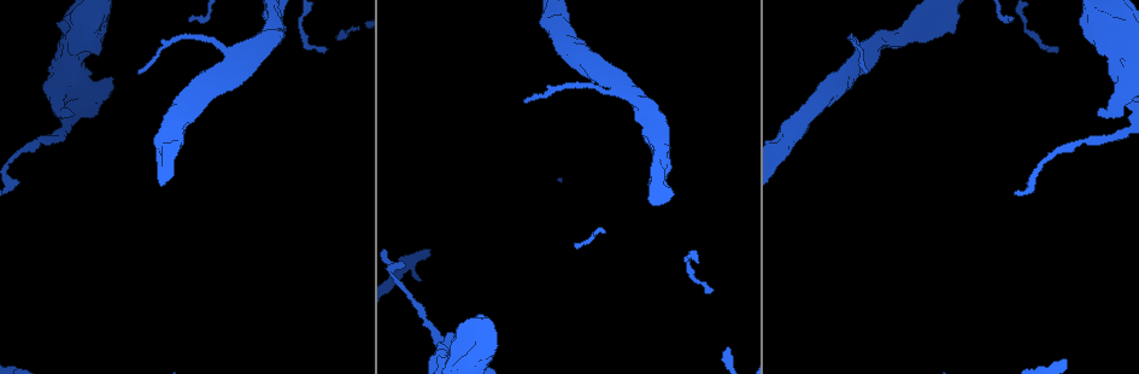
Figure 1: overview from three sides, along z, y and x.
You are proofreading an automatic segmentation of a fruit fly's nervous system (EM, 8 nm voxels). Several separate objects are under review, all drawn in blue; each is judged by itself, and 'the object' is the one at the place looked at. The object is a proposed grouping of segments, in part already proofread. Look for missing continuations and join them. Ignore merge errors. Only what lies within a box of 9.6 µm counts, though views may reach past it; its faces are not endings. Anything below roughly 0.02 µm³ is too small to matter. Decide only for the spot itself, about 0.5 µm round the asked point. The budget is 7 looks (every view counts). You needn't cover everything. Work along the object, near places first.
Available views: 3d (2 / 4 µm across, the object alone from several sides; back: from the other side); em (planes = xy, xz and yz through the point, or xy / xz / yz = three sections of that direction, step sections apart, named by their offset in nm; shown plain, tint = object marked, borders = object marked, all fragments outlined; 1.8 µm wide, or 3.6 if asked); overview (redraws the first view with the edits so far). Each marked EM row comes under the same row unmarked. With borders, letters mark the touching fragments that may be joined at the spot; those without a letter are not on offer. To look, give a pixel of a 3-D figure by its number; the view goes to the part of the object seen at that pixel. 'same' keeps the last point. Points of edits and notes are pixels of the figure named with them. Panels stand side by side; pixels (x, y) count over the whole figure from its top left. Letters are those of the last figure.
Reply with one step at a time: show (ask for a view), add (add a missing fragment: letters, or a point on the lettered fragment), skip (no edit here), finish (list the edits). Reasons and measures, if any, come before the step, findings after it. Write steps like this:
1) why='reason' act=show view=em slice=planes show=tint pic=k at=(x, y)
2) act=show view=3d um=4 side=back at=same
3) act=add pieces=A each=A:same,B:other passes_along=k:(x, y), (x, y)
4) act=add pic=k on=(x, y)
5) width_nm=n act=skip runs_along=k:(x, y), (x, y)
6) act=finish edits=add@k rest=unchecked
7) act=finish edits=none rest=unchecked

why='sudden change in width' act=show view=em slice=xz step=8 show=tint pic=1 at=(858, 44)

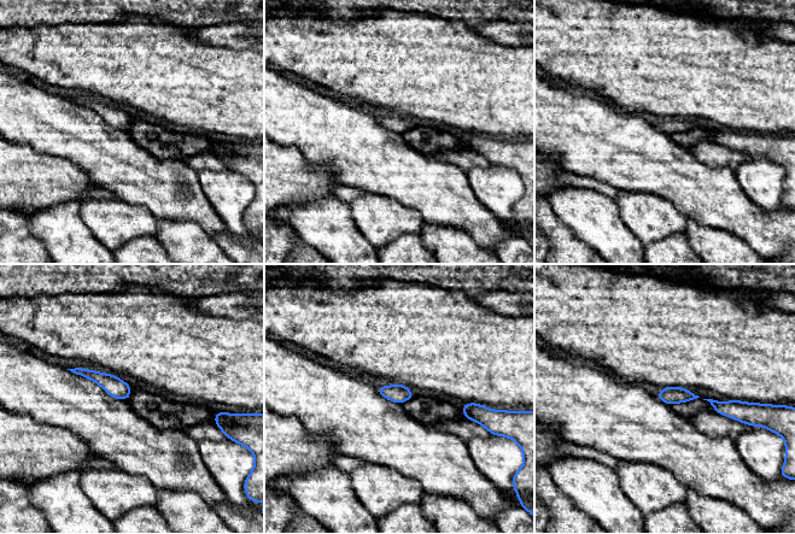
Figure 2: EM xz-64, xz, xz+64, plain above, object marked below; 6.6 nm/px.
why='cut it another way' act=show view=em slice=yz step=8 show=borders at=same

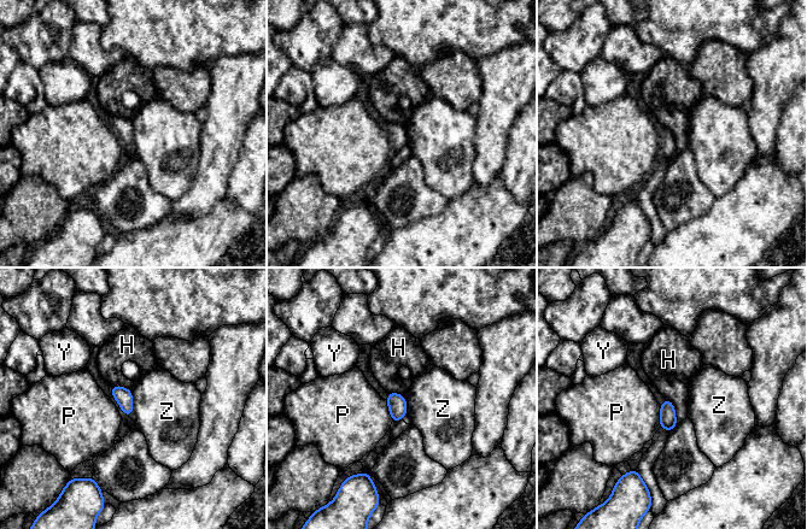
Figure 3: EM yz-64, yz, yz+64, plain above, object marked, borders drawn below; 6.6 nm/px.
width_nm=110 act=skip each=H:other,P:other,Y:other,Z:other border=3:(132, 391), (132, 415), (129, 417) found='no lettered fragment goes on from it'

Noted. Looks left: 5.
why='thin end' act=show view=3d um=4 pic=1 at=(524, 102)

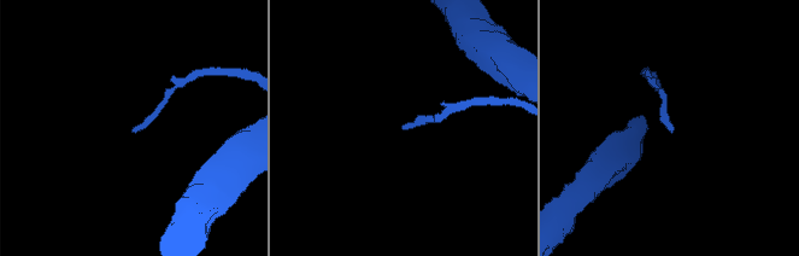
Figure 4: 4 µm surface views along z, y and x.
act=show view=em slice=xz step=8 show=tint pic=4 at=(403, 126)

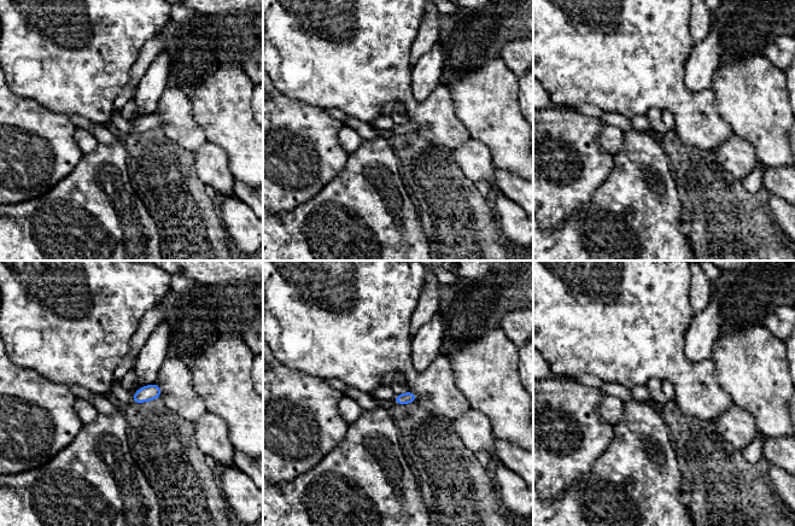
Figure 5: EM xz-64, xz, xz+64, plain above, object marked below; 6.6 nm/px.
why='another direction' act=show view=em slice=planes show=borders at=same

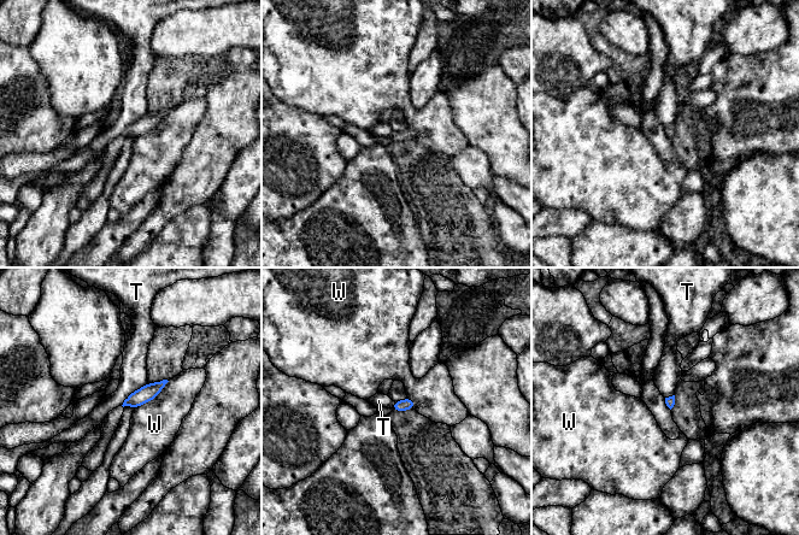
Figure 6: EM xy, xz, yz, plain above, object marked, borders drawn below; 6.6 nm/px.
act=skip each=T:other,W:other border=6:(147, 382), (134, 391), (121, 405) found='no lettered fragment goes on from it'

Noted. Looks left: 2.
act=finish edits=none rest=unchecked

